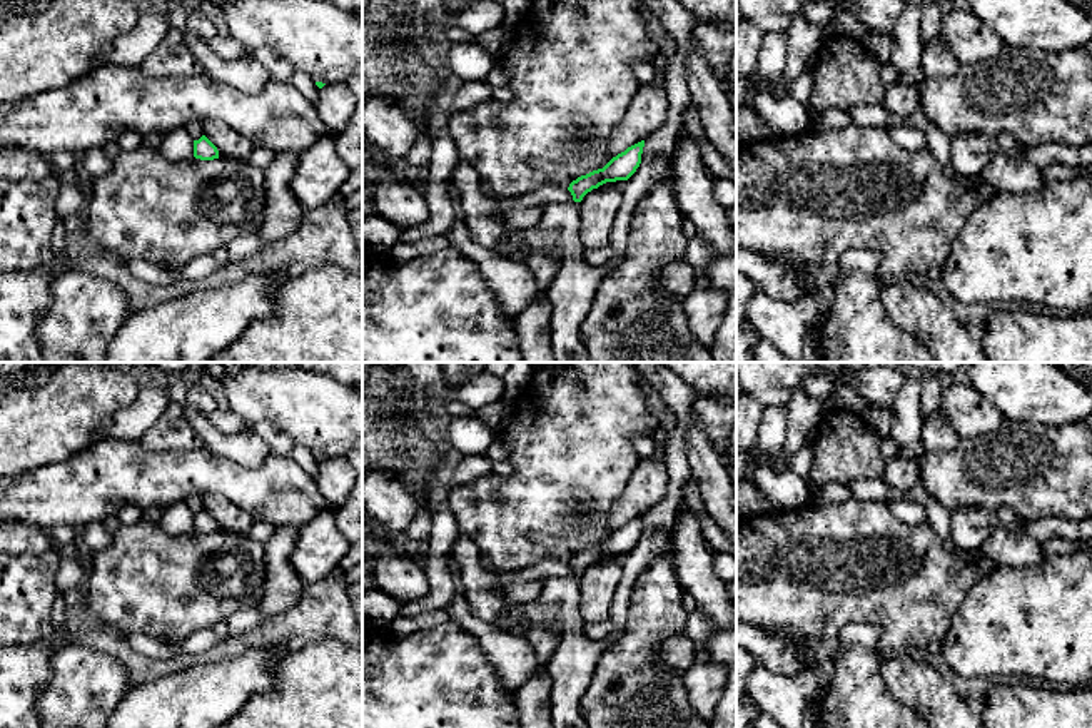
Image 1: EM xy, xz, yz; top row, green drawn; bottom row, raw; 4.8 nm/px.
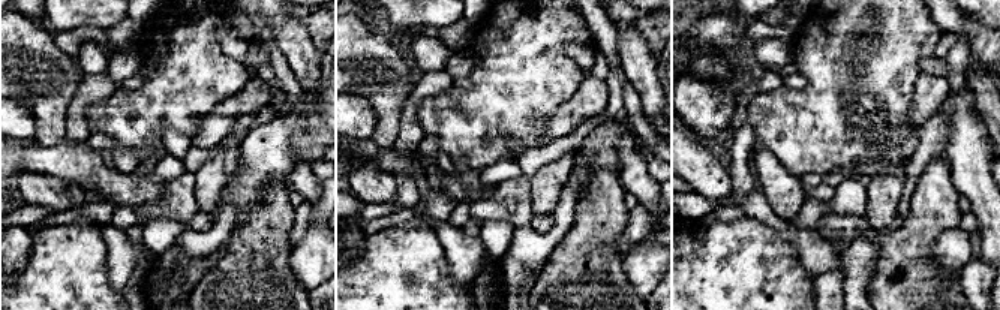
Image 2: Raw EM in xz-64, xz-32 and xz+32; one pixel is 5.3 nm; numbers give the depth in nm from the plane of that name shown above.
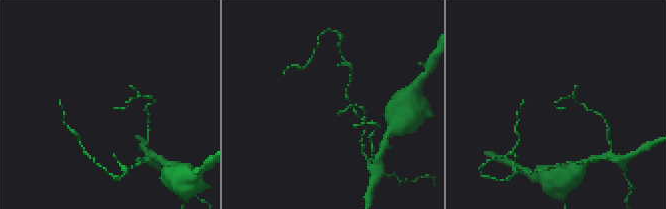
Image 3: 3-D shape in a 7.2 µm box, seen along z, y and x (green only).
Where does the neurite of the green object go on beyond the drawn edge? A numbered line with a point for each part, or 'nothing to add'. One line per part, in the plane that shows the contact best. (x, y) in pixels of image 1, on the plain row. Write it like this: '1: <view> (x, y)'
nothing to add

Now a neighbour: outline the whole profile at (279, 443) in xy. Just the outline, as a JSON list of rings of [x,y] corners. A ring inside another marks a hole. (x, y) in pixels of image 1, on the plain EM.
[[[257,422],[252,432],[262,437],[277,456],[287,456],[294,449],[294,441],[272,422]]]

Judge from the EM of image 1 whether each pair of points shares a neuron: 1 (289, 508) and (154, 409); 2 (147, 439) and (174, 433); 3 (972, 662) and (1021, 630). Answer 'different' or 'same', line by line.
1: different
2: same
3: same

